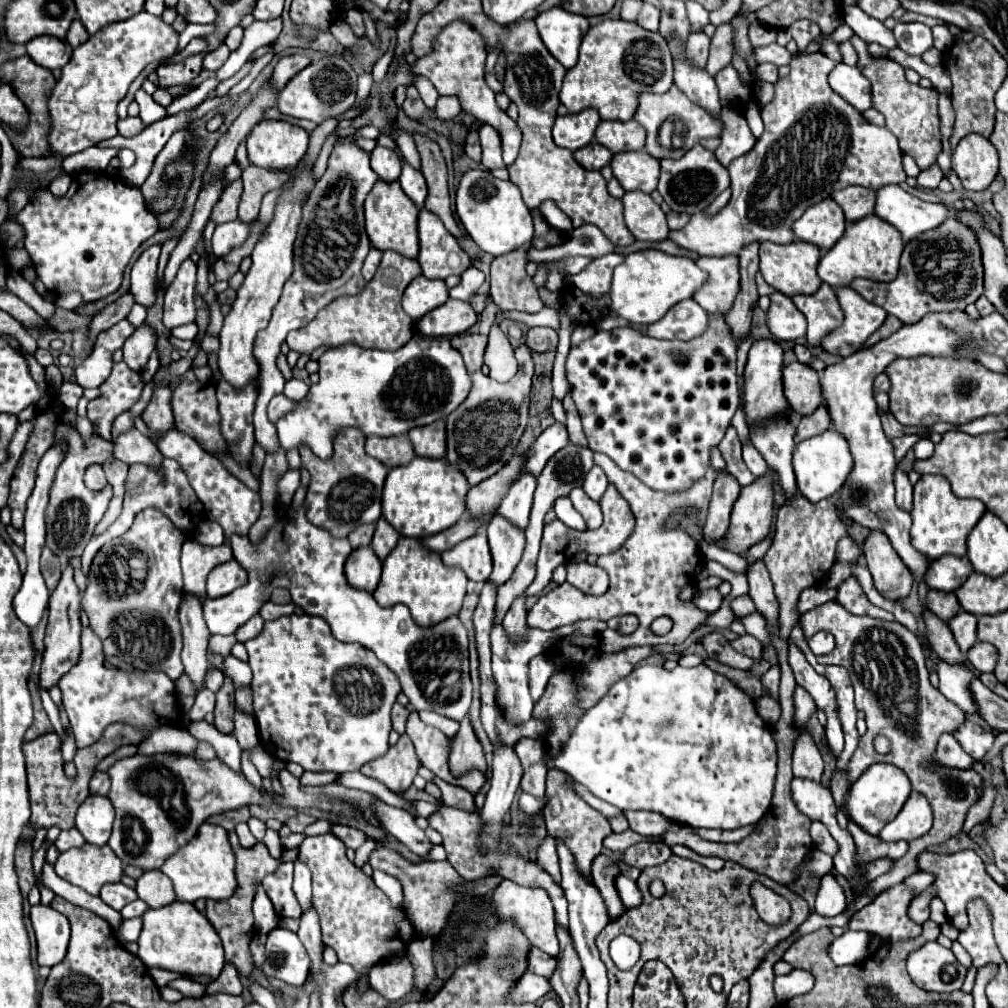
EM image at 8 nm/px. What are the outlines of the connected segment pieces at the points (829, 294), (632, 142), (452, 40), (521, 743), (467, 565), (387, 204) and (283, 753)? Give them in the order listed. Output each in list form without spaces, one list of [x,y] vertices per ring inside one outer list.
[[[823,283],[819,291],[813,295],[795,295],[793,303],[809,323],[807,329],[809,345],[821,347],[821,339],[843,325],[843,309],[837,301],[835,291],[827,287],[827,283]]]
[[[601,121],[595,131],[595,141],[611,153],[639,151],[645,145],[645,129],[635,121]]]
[[[457,21],[457,23],[449,23],[447,27],[443,27],[439,37],[435,39],[433,53],[417,59],[411,71],[413,75],[425,75],[427,79],[431,79],[439,95],[457,95],[461,99],[463,111],[475,115],[477,121],[489,123],[493,129],[497,129],[501,135],[501,145],[503,145],[503,161],[505,165],[511,165],[519,153],[521,131],[519,131],[519,125],[503,109],[499,109],[495,101],[495,93],[483,81],[485,57],[487,57],[487,51],[485,51],[485,43],[481,35],[469,23]]]
[[[519,739],[517,745],[517,755],[523,765],[523,779],[521,779],[521,789],[531,793],[533,797],[541,799],[545,795],[545,775],[547,769],[543,765],[543,759],[547,753],[547,747],[541,739]]]
[[[473,535],[457,543],[453,549],[441,553],[441,559],[447,567],[461,569],[469,581],[485,581],[491,575],[491,553],[487,545],[487,535]]]
[[[377,181],[365,199],[365,229],[369,241],[379,251],[397,251],[403,257],[417,257],[419,239],[417,239],[417,215],[419,207],[403,193],[399,181],[383,183]]]
[[[283,615],[277,617],[273,621],[265,621],[261,633],[253,639],[249,639],[245,643],[245,649],[249,653],[249,665],[253,669],[253,715],[255,721],[259,725],[259,737],[261,737],[261,745],[265,751],[269,751],[275,759],[283,761],[283,763],[299,763],[303,769],[307,771],[333,771],[333,773],[345,773],[345,771],[359,771],[359,767],[371,759],[377,759],[381,755],[387,753],[389,747],[389,731],[391,731],[391,717],[389,711],[395,703],[397,693],[401,691],[401,685],[397,681],[397,677],[385,667],[385,663],[381,663],[373,651],[369,651],[367,647],[359,645],[359,643],[339,643],[333,635],[331,629],[327,625],[327,621],[323,621],[321,617],[315,615]]]

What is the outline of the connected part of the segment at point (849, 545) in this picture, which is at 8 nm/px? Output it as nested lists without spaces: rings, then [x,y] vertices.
[[[843,537],[837,545],[837,561],[853,561],[857,557],[861,557],[861,551],[855,541],[851,537]]]

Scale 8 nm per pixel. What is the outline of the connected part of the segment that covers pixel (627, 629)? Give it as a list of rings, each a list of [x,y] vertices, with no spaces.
[[[619,615],[619,617],[611,617],[609,619],[609,627],[619,631],[619,633],[633,633],[639,627],[639,621],[635,615]]]

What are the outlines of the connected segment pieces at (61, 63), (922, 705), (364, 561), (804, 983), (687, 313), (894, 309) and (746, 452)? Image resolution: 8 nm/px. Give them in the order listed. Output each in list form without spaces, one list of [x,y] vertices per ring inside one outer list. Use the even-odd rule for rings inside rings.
[[[43,35],[43,37],[35,37],[27,43],[27,55],[41,67],[45,69],[61,69],[67,65],[67,61],[71,59],[73,47],[67,41]]]
[[[827,601],[803,613],[801,627],[803,629],[825,629],[833,633],[835,643],[837,643],[835,649],[829,655],[817,657],[817,661],[823,665],[841,665],[849,671],[851,683],[855,687],[855,707],[859,711],[865,711],[867,733],[861,737],[859,747],[849,761],[847,779],[843,779],[839,771],[835,771],[831,779],[831,793],[835,797],[837,807],[841,807],[843,803],[847,785],[859,779],[859,775],[869,765],[883,761],[883,763],[893,763],[901,767],[907,773],[913,789],[927,795],[927,799],[931,799],[931,805],[935,811],[935,823],[931,831],[911,841],[909,853],[903,855],[887,875],[881,875],[879,879],[871,881],[869,889],[863,889],[861,893],[853,893],[853,901],[843,911],[843,913],[849,913],[855,909],[855,901],[859,897],[865,897],[865,895],[873,897],[893,885],[899,885],[907,875],[915,873],[915,855],[919,855],[919,851],[925,851],[931,845],[945,843],[947,839],[963,831],[965,815],[983,791],[983,777],[975,769],[949,769],[943,765],[935,765],[933,761],[933,753],[937,751],[939,737],[943,733],[955,733],[965,723],[965,713],[959,711],[955,703],[951,703],[945,695],[941,695],[929,683],[925,655],[913,631],[909,631],[905,625],[897,621],[889,623],[883,619],[869,619],[869,617],[853,615],[837,601]],[[877,735],[883,735],[889,739],[891,751],[887,755],[881,755],[875,751],[873,741]]]
[[[369,547],[355,549],[345,561],[345,577],[351,587],[373,593],[381,577],[381,561]]]
[[[793,969],[789,975],[776,976],[773,985],[775,985],[777,1001],[785,1003],[787,999],[793,999],[795,995],[803,995],[803,993],[811,991],[813,977],[811,977],[811,973],[807,973],[803,969]]]
[[[687,299],[671,307],[663,319],[651,323],[647,327],[647,335],[657,339],[679,339],[691,341],[703,335],[709,327],[709,313],[695,303],[695,299]]]
[[[955,217],[947,219],[943,227],[937,227],[935,231],[927,231],[927,235],[919,235],[919,239],[913,239],[905,245],[901,255],[901,267],[899,275],[891,283],[875,283],[869,279],[855,279],[851,287],[865,297],[867,301],[883,307],[889,315],[895,315],[903,323],[917,323],[925,313],[931,311],[947,311],[947,309],[965,309],[969,303],[975,303],[977,297],[983,293],[983,265],[979,259],[979,245],[975,243],[975,235],[967,231],[967,227],[961,227]]]
[[[751,441],[743,443],[743,461],[745,461],[745,465],[749,467],[749,471],[751,471],[755,477],[759,477],[759,475],[763,475],[763,473],[767,471],[765,459],[759,455],[759,451],[753,447]]]

